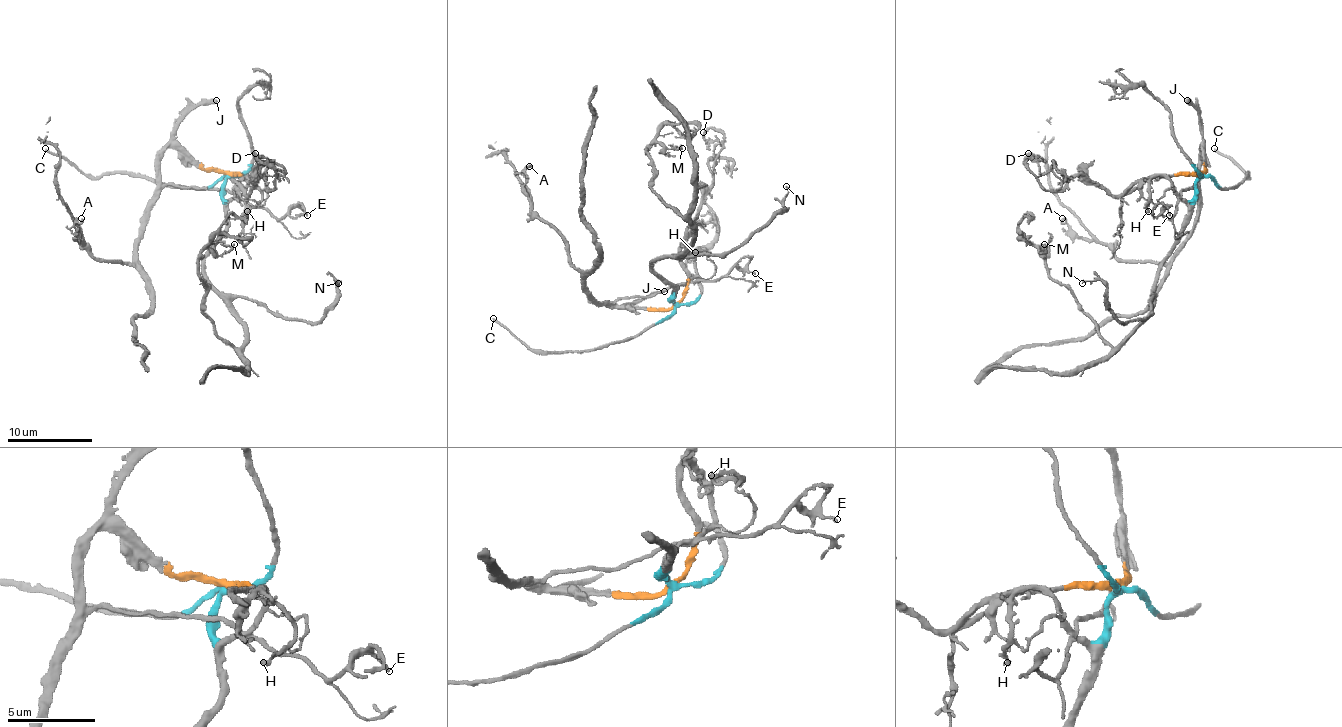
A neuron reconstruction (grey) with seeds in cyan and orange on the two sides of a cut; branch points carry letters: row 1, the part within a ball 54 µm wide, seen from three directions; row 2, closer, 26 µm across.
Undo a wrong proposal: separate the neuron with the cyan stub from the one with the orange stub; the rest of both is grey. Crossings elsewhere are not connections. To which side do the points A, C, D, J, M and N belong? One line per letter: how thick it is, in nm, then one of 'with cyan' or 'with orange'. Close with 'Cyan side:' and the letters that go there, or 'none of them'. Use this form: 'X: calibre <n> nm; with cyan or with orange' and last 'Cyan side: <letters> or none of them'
A: calibre 200 nm; with orange
C: calibre 200 nm; with cyan
D: calibre 260 nm; with orange
J: calibre 360 nm; with orange
M: calibre 100 nm; with cyan
N: calibre 160 nm; with cyan
Cyan side: C, M, N

